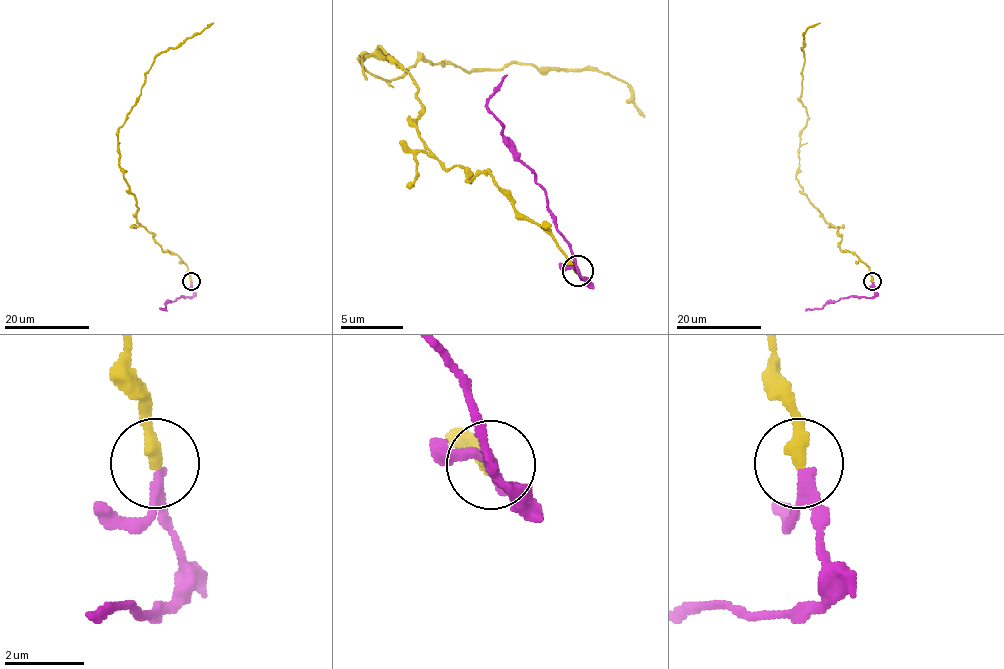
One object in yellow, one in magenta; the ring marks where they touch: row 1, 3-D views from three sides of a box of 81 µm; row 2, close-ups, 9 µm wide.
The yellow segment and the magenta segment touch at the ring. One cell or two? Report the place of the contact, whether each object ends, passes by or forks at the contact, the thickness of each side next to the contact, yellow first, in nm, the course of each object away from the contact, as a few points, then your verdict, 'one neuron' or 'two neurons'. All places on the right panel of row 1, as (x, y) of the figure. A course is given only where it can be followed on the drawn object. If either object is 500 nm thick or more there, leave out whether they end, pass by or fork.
place (872, 281); yellow ends; magenta passes by; calibres 340 and 190 nm; course yellow (872, 282), (796, 177), (807, 120), (801, 48), (820, 23); course magenta (872, 282), (873, 298), (842, 298), (828, 301), (821, 308), (805, 310); two neurons

